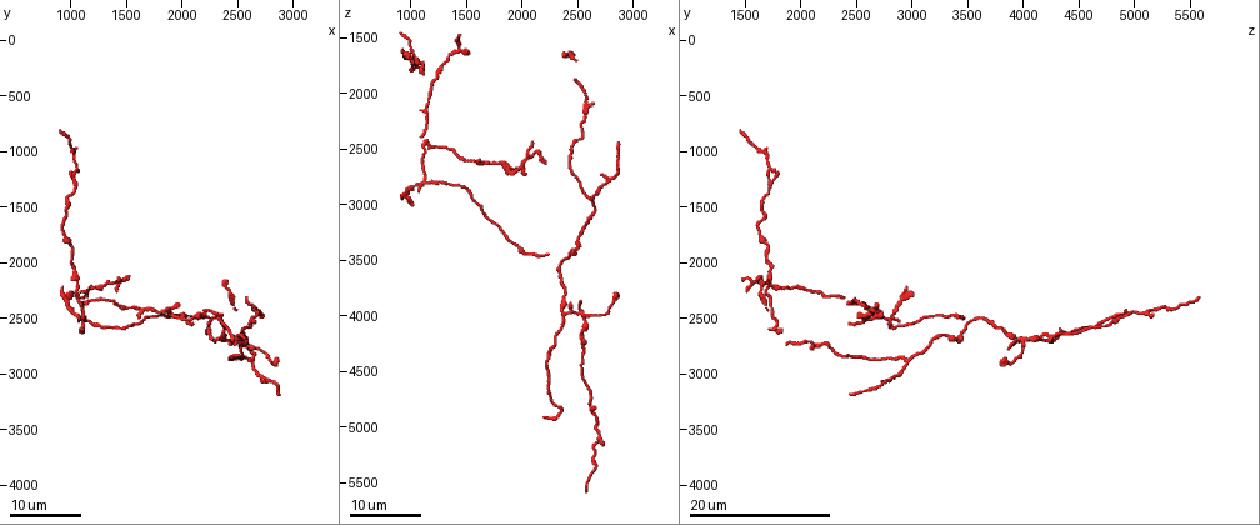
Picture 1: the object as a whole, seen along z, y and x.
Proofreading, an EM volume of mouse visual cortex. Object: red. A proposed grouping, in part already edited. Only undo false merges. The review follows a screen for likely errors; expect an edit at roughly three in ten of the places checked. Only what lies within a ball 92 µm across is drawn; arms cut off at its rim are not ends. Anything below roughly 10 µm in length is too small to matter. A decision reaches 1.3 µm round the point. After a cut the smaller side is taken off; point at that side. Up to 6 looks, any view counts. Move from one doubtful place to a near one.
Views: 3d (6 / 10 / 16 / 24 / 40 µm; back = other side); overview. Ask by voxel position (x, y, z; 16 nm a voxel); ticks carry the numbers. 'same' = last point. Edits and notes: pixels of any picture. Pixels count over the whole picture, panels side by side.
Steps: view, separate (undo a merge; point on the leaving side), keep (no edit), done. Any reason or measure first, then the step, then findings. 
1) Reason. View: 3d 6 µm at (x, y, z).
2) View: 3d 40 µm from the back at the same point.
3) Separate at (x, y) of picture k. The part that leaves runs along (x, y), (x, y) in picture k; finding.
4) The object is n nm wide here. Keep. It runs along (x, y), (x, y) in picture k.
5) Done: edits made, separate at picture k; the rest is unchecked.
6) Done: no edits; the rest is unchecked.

Four arms meet. View: 3d 24 µm at (1100, 2480, 2780).

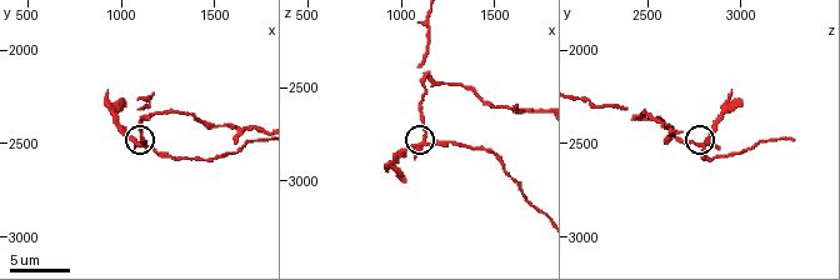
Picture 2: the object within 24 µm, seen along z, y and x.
Closer look. View: 3d 10 µm at (1120, 2520, 2780).

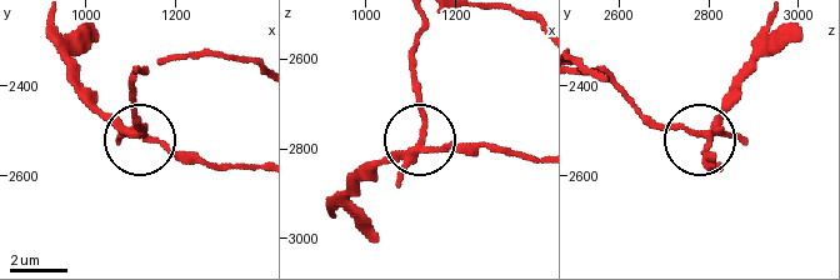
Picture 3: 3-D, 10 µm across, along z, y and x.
4 arms meet here. Separate at (96, 109) of picture 3. The part that leaves runs along (133, 133), (180, 154), (253, 168) in picture 3; a second cell is stuck on.

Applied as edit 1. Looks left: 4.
Thick turns thin. View: 3d 16 µm at (2520, 2660, 3320).

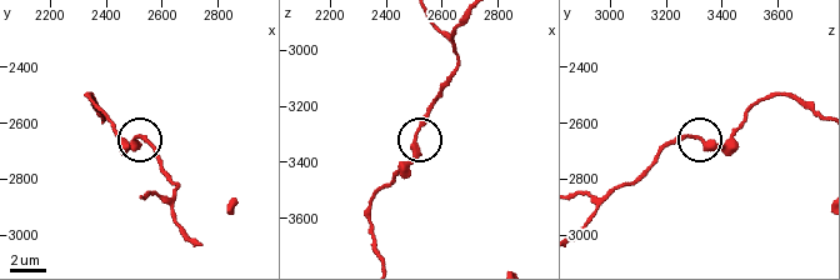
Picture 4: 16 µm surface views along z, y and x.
View: 3d 6 µm at (2510, 2660, 3320).

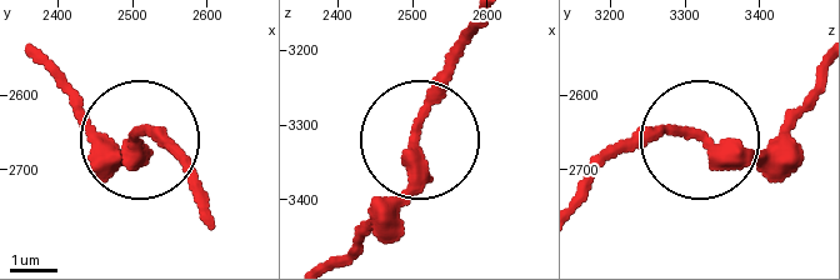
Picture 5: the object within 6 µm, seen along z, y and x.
Keep. One cell here.

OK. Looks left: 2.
Done: edits made, separate at picture 3; the rest is unchecked.

